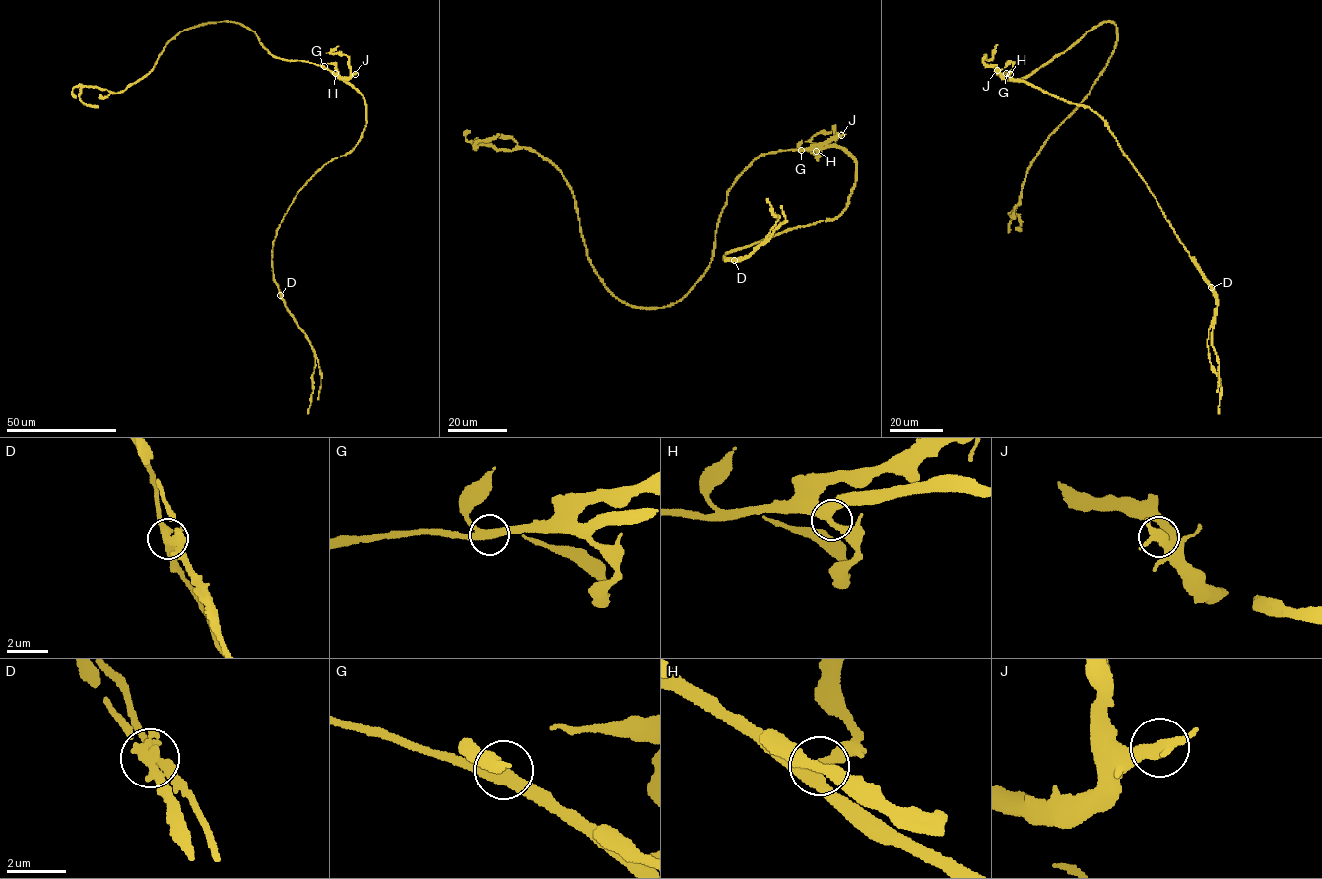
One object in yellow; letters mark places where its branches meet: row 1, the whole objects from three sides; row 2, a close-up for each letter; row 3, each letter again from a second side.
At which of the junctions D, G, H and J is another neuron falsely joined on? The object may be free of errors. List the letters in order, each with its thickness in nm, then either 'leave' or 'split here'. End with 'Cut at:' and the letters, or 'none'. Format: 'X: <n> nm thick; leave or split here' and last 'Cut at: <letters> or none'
D: 380 nm thick; split here
G: 360 nm thick; leave
H: 360 nm thick; leave
J: 400 nm thick; leave
Cut at: D

